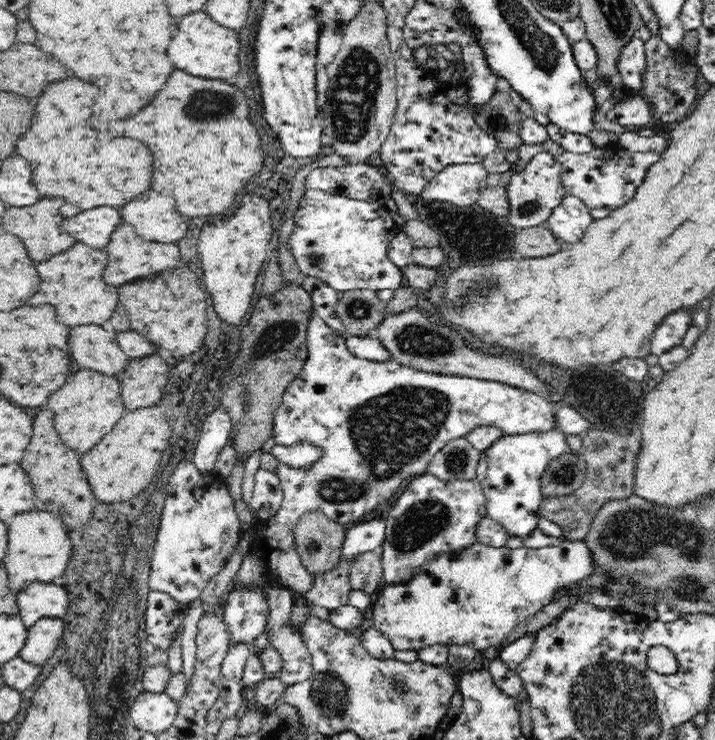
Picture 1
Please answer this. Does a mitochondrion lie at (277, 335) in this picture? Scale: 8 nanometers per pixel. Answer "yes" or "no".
yes

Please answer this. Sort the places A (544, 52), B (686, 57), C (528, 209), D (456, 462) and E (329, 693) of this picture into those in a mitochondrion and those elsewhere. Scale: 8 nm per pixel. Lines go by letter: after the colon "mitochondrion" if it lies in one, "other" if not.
A: mitochondrion
B: other
C: mitochondrion
D: mitochondrion
E: mitochondrion

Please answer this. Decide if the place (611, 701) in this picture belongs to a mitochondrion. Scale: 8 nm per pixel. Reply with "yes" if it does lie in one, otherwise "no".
yes

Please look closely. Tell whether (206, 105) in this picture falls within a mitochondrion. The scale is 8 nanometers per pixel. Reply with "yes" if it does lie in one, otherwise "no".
yes

